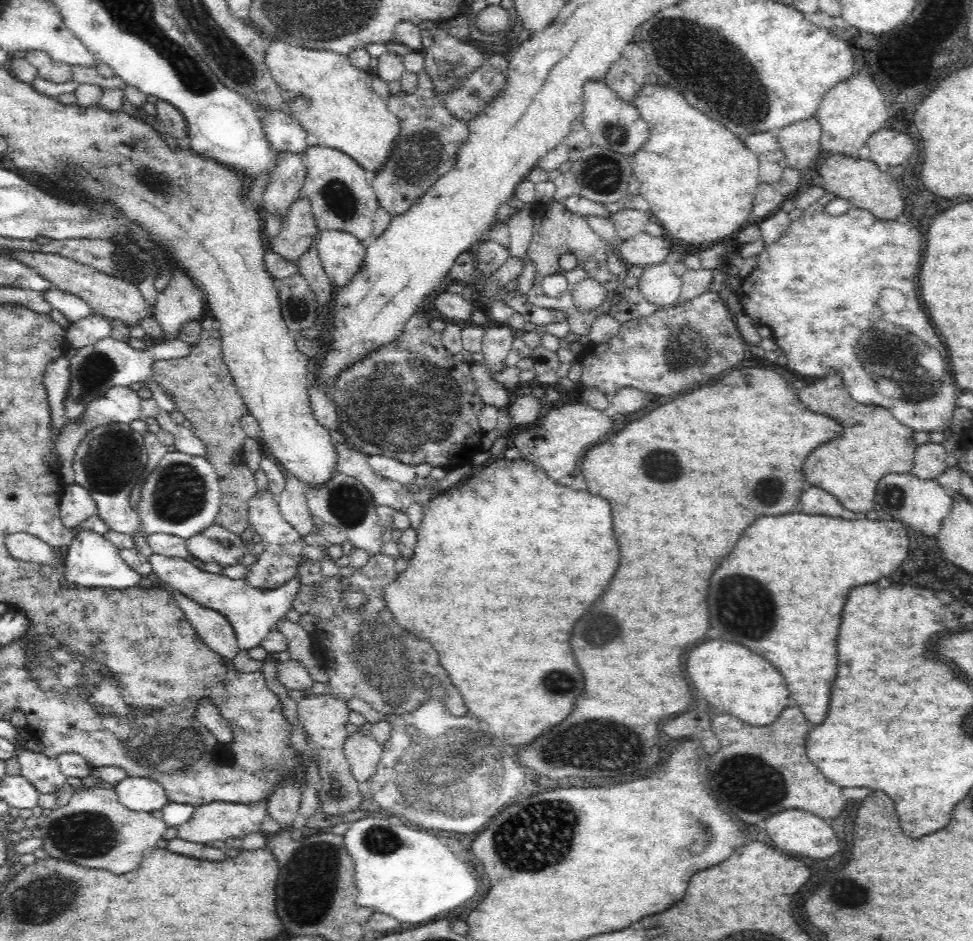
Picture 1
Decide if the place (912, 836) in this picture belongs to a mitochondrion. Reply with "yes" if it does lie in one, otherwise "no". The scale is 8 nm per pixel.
no

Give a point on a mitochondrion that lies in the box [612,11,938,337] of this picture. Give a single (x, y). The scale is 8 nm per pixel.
(740, 95)

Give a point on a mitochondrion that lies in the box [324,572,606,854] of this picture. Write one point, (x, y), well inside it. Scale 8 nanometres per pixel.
(383, 664)

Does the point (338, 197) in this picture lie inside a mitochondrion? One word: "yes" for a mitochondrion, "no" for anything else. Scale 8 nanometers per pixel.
yes

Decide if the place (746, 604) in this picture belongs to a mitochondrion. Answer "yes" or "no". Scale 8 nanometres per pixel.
yes

